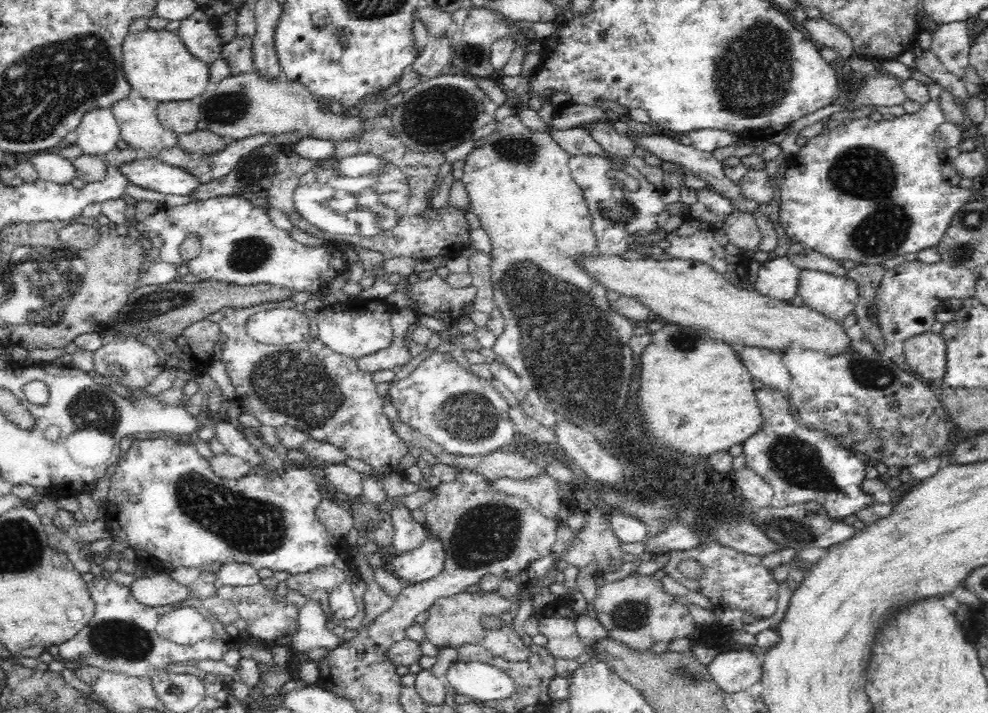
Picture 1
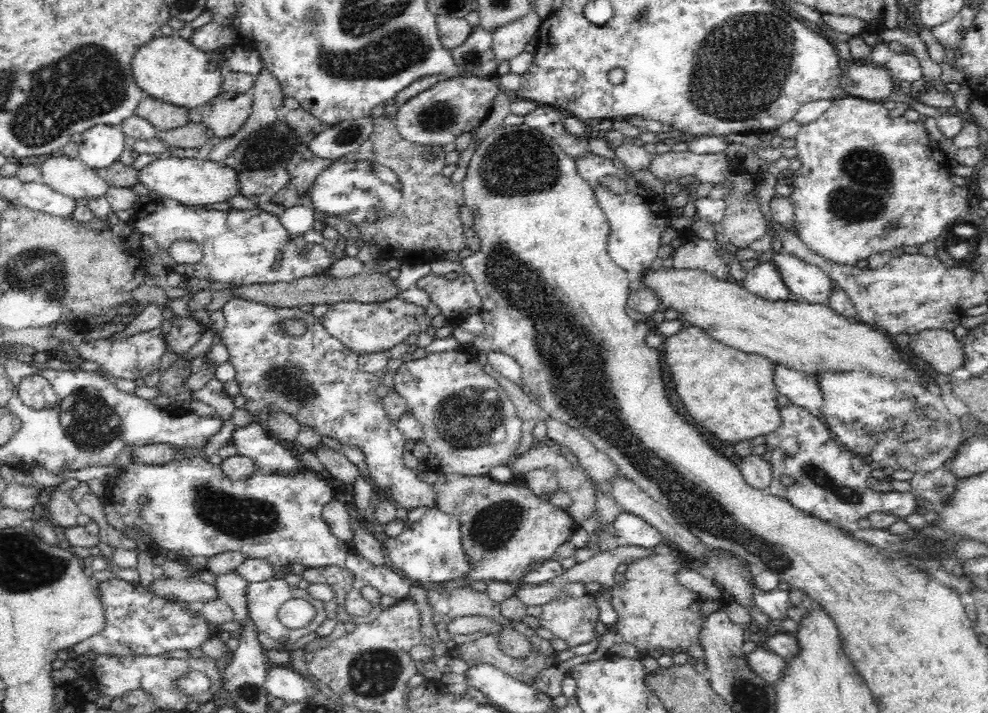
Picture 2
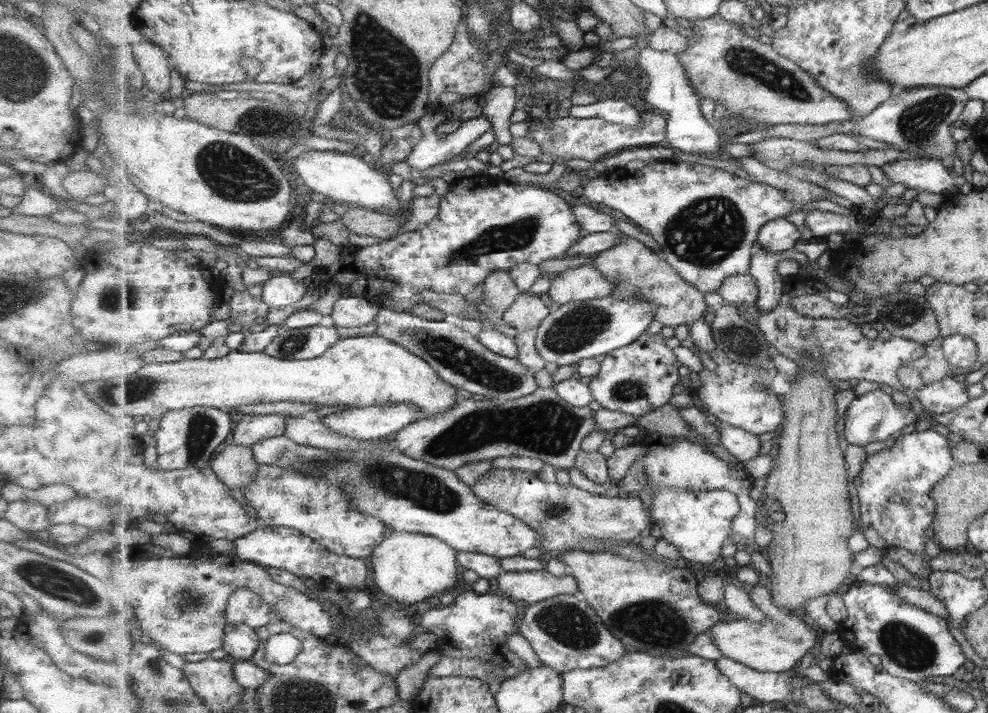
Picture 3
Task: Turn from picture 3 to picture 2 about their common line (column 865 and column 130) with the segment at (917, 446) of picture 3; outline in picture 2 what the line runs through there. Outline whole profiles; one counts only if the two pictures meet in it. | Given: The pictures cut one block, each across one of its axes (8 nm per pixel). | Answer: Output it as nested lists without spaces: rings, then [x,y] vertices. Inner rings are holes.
[[[204,455],[187,459],[172,460],[161,466],[139,466],[130,463],[125,470],[119,469],[107,482],[105,503],[115,506],[127,526],[137,527],[160,549],[182,557],[204,556],[210,558],[226,551],[238,551],[247,558],[268,561],[272,566],[302,564],[306,568],[340,566],[353,572],[355,581],[346,594],[347,614],[366,616],[372,604],[362,597],[360,589],[374,586],[381,596],[390,596],[396,602],[408,599],[414,582],[394,572],[388,564],[375,564],[364,556],[355,554],[351,544],[332,535],[331,528],[324,522],[323,508],[332,500],[328,482],[318,473],[310,470],[295,472],[293,475],[258,470],[245,480],[231,480],[220,465],[211,464]],[[140,496],[148,498],[147,503],[138,501]]]

